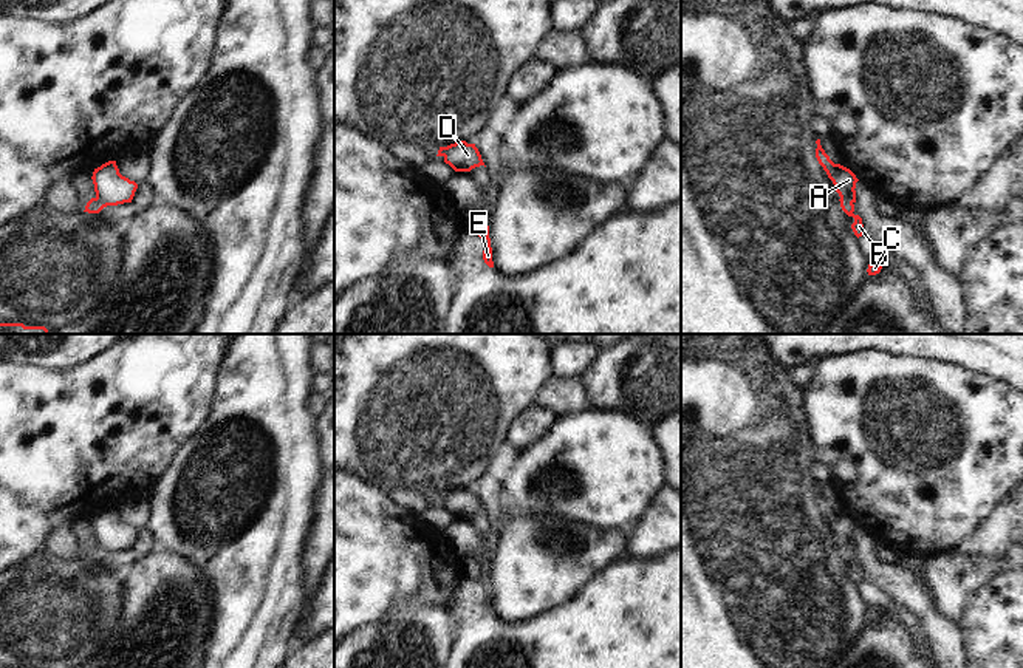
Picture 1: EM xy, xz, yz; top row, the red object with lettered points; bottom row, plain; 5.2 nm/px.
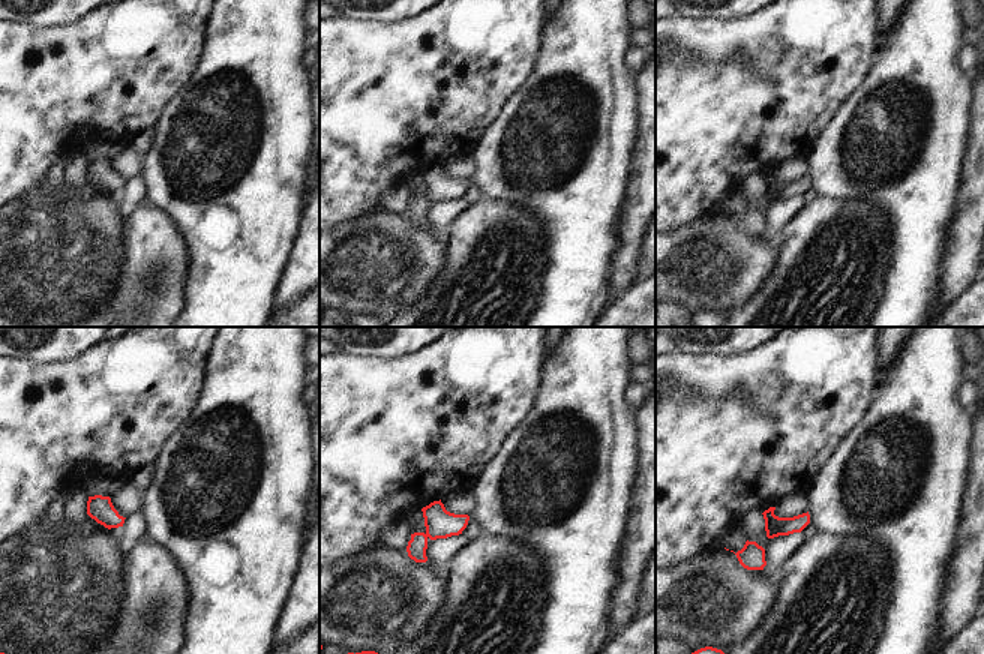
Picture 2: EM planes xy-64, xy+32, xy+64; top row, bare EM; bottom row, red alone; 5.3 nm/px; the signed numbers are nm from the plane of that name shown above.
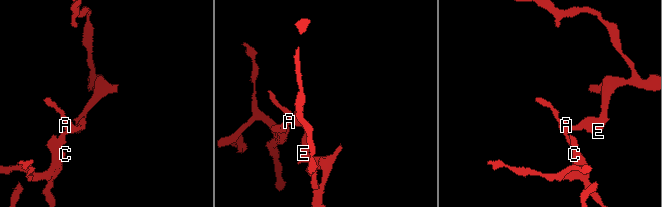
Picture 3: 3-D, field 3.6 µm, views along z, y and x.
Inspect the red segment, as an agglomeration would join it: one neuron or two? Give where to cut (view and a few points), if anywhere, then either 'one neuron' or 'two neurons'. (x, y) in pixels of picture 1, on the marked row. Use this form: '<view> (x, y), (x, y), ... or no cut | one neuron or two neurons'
yz (841, 197), (851, 203) | two neurons

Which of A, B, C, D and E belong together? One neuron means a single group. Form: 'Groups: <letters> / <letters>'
Groups: A D E / B C

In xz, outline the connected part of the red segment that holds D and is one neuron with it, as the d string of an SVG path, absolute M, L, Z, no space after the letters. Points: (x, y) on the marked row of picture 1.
M458 141L446 147L444 162L455 172L470 172L475 167L484 165L481 155L475 144Z

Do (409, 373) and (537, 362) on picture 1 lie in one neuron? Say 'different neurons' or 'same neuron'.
same neuron

